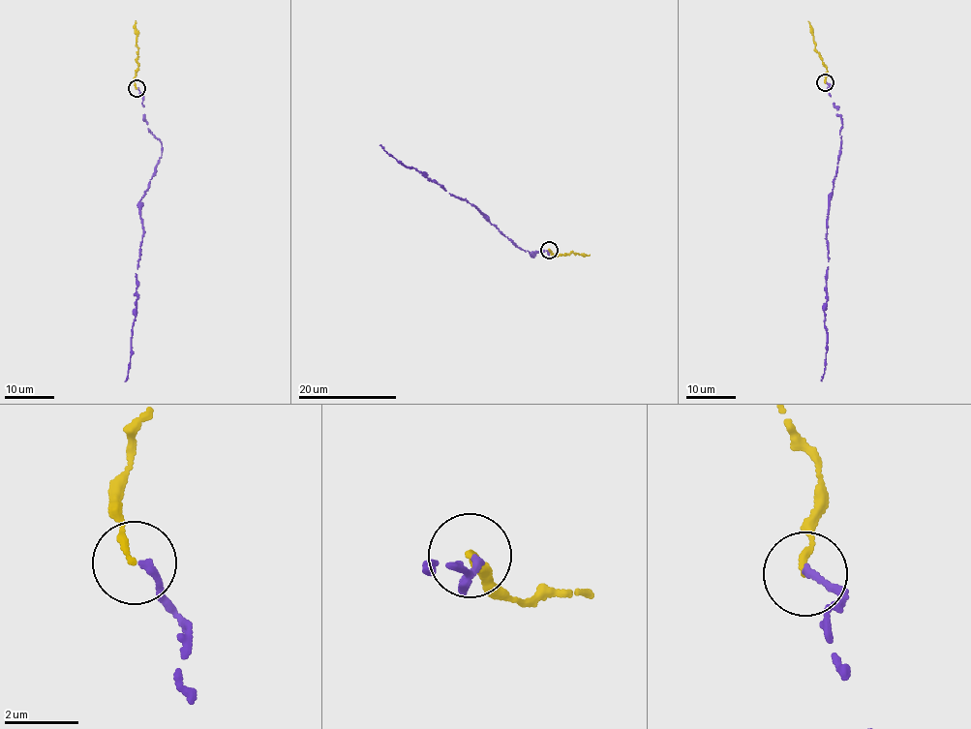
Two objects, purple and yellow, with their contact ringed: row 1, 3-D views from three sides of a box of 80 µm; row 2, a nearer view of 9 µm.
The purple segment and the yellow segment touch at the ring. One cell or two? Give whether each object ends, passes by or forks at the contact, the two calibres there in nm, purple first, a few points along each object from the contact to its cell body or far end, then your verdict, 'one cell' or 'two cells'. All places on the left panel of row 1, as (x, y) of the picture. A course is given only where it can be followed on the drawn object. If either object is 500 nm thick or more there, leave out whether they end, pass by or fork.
purple ends; yellow ends; calibres 170 and 160 nm; course purple (136, 88), (162, 155), (139, 200), (144, 236), (125, 381); course yellow (136, 88), (136, 20); one cell

